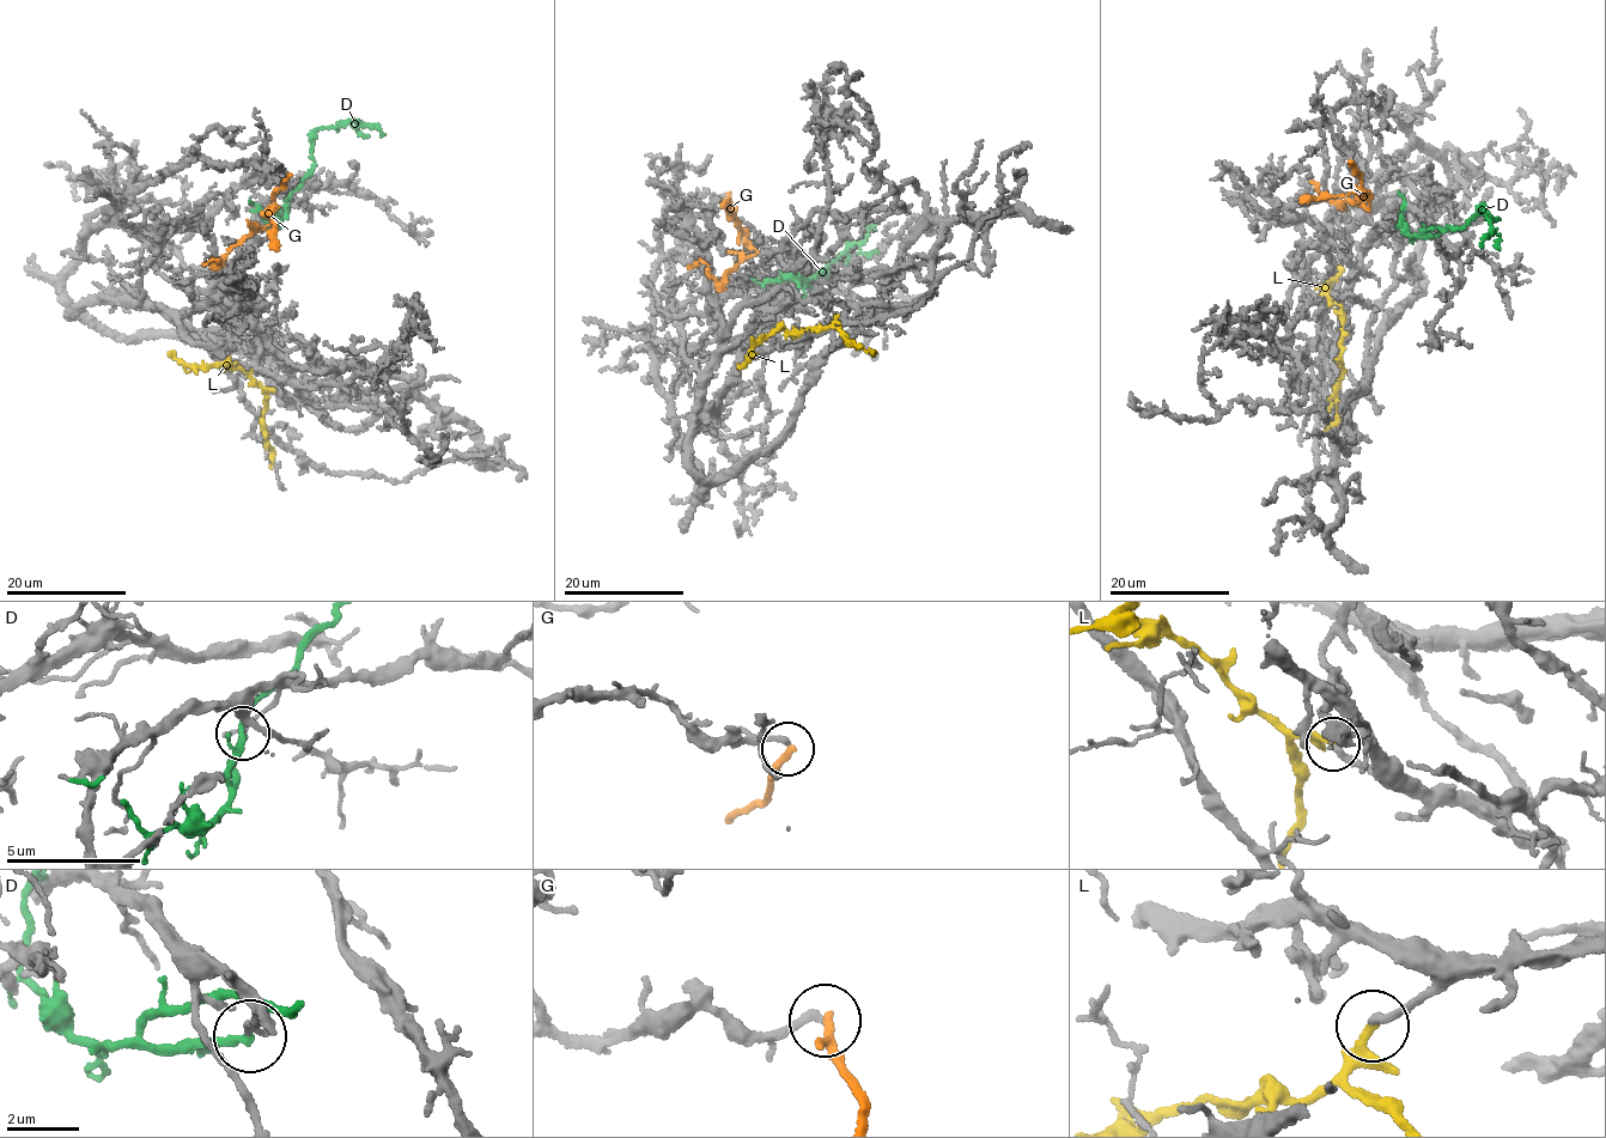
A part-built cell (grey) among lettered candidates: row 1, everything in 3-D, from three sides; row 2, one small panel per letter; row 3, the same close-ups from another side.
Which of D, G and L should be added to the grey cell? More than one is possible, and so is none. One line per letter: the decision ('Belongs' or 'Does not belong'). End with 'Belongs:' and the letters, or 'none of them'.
D: Does not belong
G: Does not belong
L: Belongs
Belongs: L

